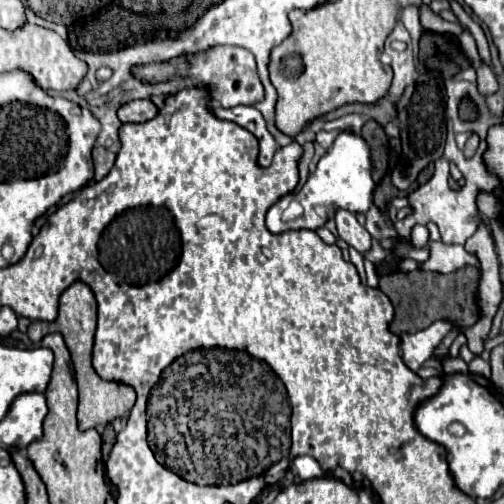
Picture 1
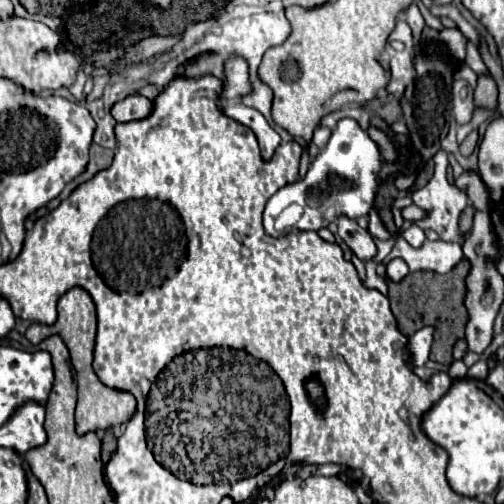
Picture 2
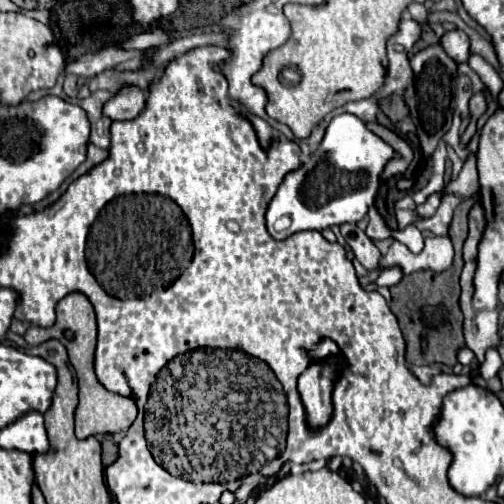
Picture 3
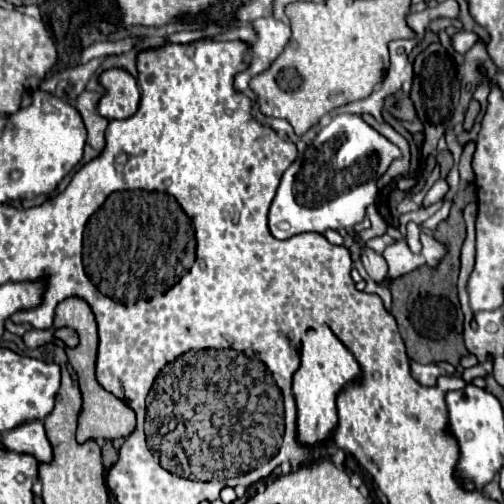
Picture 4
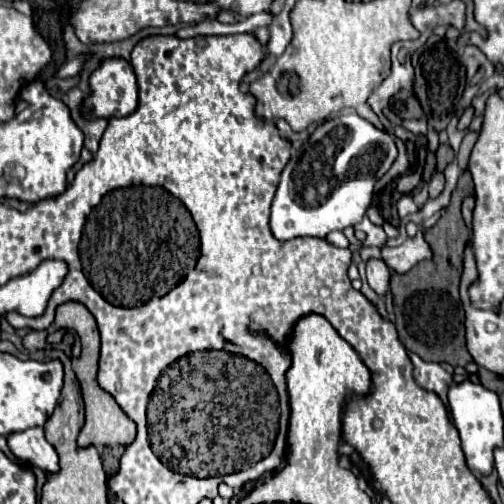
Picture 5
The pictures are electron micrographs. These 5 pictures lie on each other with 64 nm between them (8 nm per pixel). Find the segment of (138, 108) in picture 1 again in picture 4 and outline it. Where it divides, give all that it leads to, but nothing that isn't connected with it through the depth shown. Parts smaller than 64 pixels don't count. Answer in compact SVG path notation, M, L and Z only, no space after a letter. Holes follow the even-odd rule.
M106 70L100 74L100 84L106 88L98 104L98 112L108 120L122 120L136 114L140 106L138 82L126 70Z

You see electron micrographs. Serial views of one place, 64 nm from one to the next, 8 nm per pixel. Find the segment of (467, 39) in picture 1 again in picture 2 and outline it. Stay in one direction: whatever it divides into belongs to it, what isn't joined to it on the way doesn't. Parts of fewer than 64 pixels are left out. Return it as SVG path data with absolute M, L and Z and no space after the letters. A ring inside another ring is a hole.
M467 40L465 63L474 70L476 74L488 74L488 68L484 65L477 46L469 40Z

